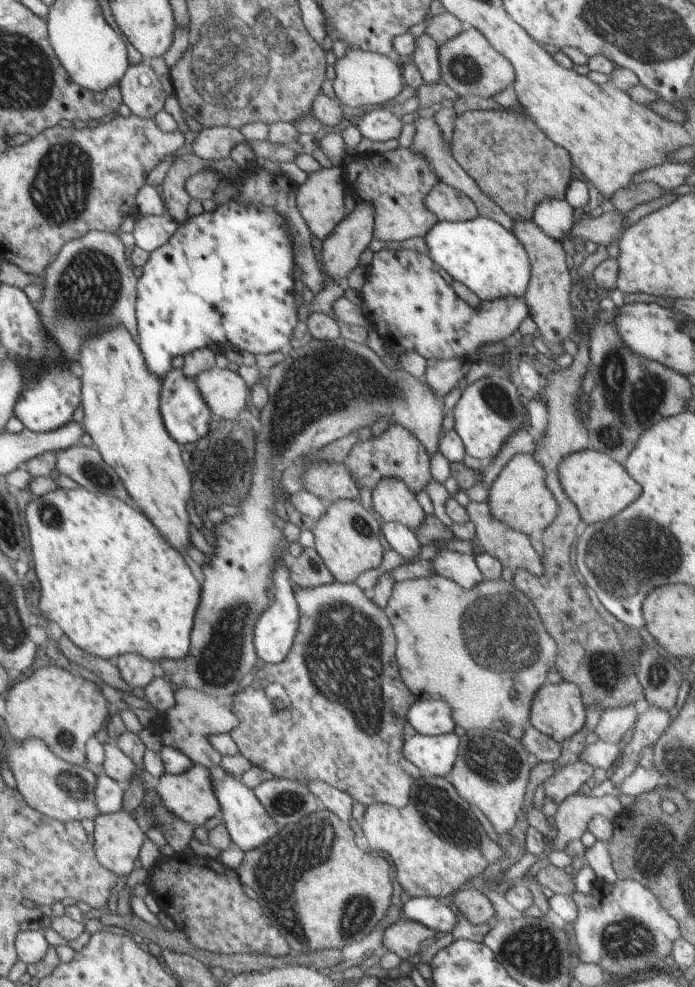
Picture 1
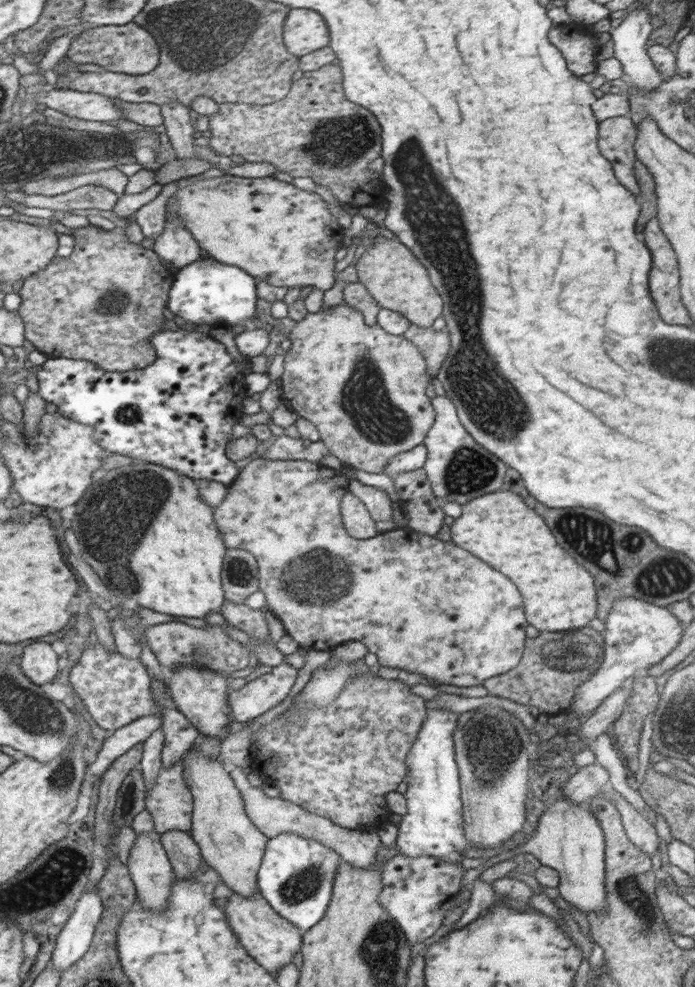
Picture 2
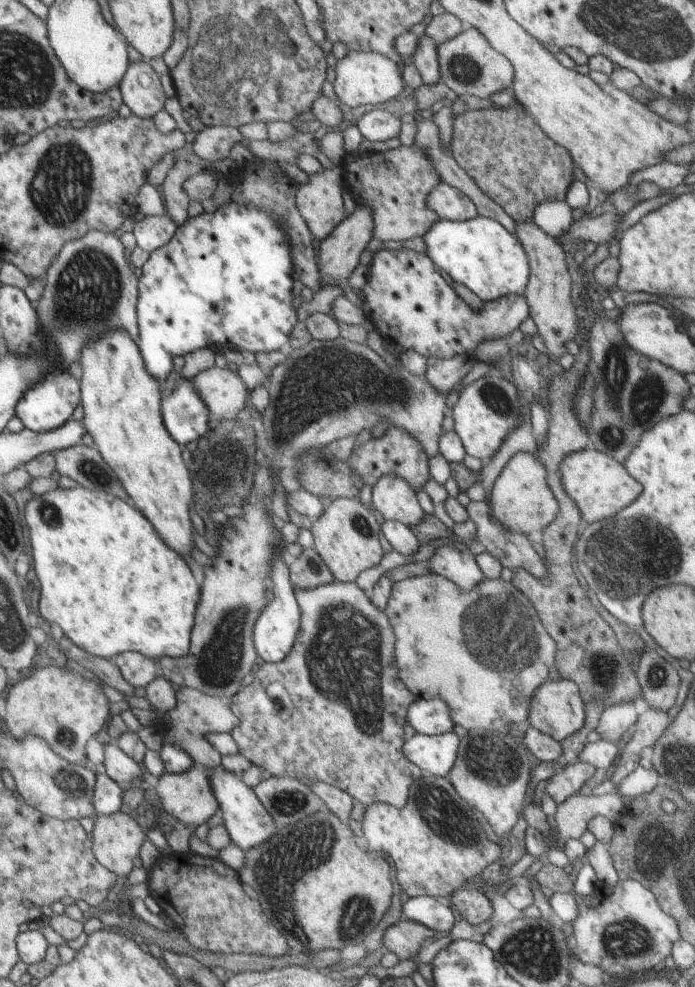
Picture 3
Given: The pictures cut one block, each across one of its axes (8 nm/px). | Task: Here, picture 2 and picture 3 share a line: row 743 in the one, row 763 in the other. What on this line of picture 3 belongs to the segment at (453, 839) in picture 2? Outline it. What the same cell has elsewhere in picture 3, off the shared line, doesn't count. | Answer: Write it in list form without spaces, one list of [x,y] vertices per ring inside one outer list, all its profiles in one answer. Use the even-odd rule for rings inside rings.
[[[460,731],[439,735],[414,734],[403,746],[404,756],[427,776],[445,777],[458,756]]]

